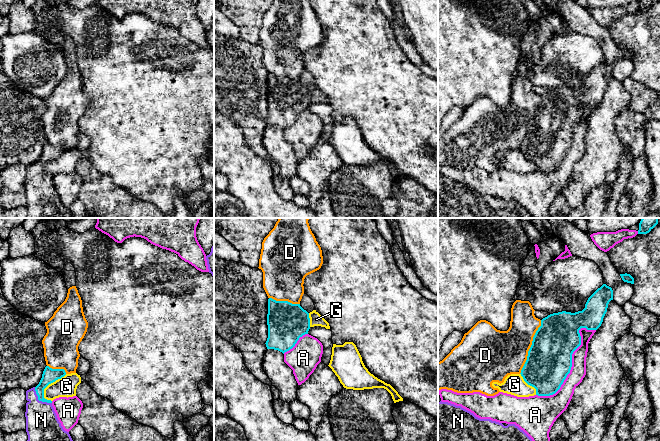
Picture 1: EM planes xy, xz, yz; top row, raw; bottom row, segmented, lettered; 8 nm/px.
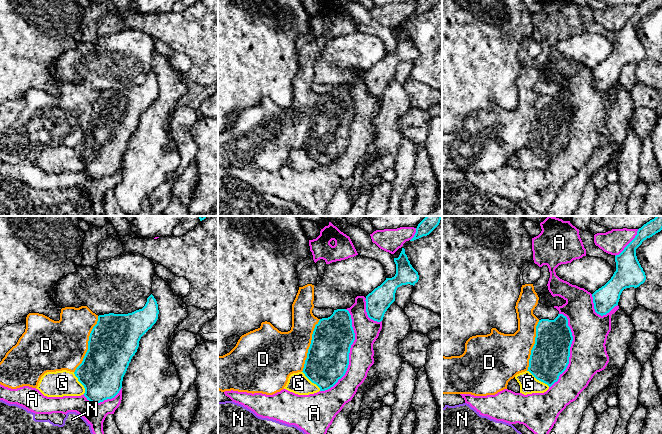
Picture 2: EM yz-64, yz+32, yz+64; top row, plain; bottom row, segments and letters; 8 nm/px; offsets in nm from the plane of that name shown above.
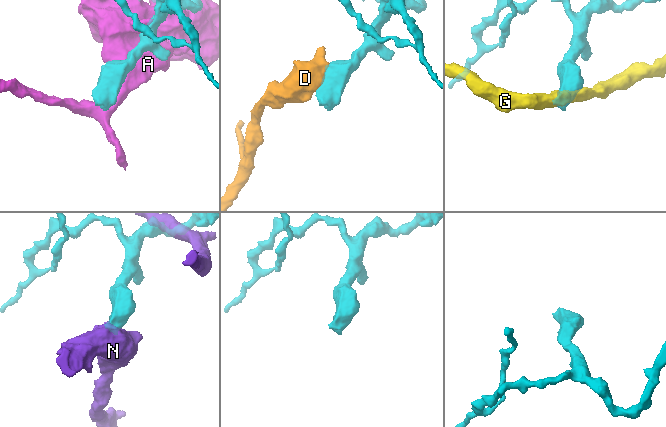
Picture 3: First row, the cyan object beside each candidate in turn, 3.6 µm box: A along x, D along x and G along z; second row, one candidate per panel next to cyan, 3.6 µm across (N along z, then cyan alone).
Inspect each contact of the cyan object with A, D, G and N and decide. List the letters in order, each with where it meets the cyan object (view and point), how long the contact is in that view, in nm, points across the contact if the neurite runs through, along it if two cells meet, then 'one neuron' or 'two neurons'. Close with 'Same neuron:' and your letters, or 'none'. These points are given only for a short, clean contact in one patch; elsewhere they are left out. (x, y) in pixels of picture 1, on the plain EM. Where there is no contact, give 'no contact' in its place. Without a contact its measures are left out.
A: meets cyan in yz at (571, 139); contact 700 nm long; two neurons
D: meets cyan in yz at (530, 123); contact 460 nm long; two neurons
G: meets cyan in xy at (50, 159); contact 260 nm long; two neurons
N: meets cyan in xy at (39, 176); contact 190 nm long; runs through xy (49, 151), (39, 165), (39, 176), (39, 188), (44, 206); one neuron
Same neuron: N

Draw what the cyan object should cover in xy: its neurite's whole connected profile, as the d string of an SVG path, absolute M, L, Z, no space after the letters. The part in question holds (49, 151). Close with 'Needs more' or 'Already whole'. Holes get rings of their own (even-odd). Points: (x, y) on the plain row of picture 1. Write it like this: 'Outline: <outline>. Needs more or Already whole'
Outline: M46 142L36 163L26 167L27 218L73 218L59 198L52 177L44 174L44 165L66 151L64 145Z. Needs more

